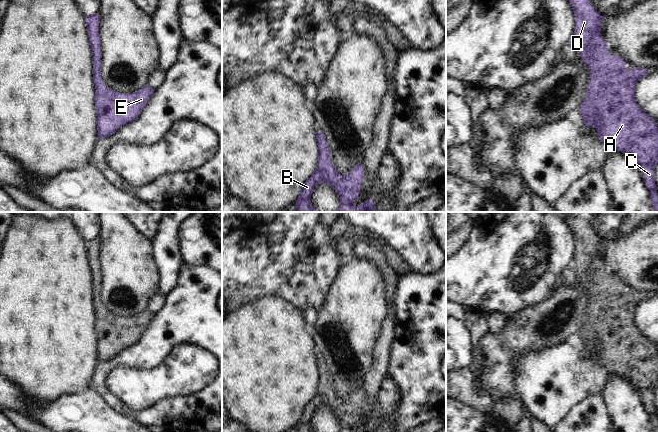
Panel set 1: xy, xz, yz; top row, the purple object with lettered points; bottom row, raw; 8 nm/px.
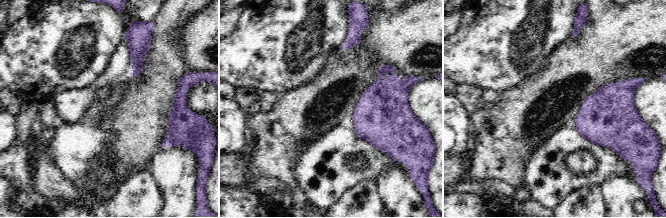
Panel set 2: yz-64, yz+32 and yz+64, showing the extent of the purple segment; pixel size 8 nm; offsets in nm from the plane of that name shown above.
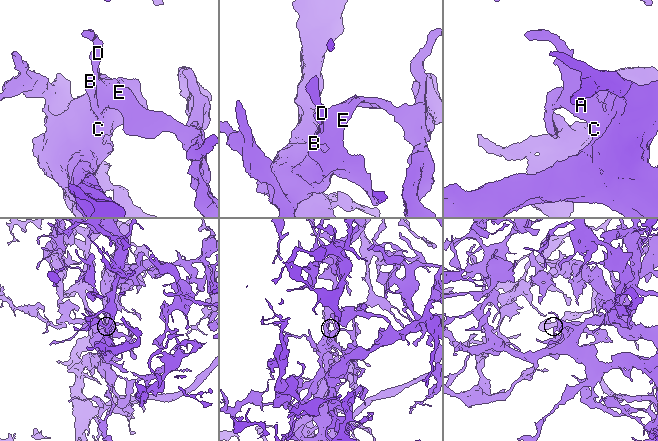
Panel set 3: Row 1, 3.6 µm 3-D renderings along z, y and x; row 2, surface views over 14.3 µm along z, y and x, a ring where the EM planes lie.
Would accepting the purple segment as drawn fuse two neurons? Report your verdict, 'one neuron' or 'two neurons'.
one neuron

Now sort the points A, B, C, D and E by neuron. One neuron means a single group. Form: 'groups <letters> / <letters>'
groups A B C D E

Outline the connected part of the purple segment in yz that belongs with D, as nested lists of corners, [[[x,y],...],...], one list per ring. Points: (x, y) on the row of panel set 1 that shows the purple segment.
[[[568,0],[575,13],[575,30],[568,44],[573,45],[580,53],[584,63],[590,68],[590,79],[587,96],[580,112],[584,124],[593,126],[598,138],[611,150],[628,153],[636,157],[641,168],[643,179],[651,192],[653,212],[658,212],[658,195],[655,185],[655,167],[658,163],[658,125],[643,111],[635,100],[635,87],[640,78],[649,71],[635,67],[626,71],[626,62],[619,56],[611,55],[606,41],[600,31],[600,23],[606,19],[594,8],[591,0]]]

